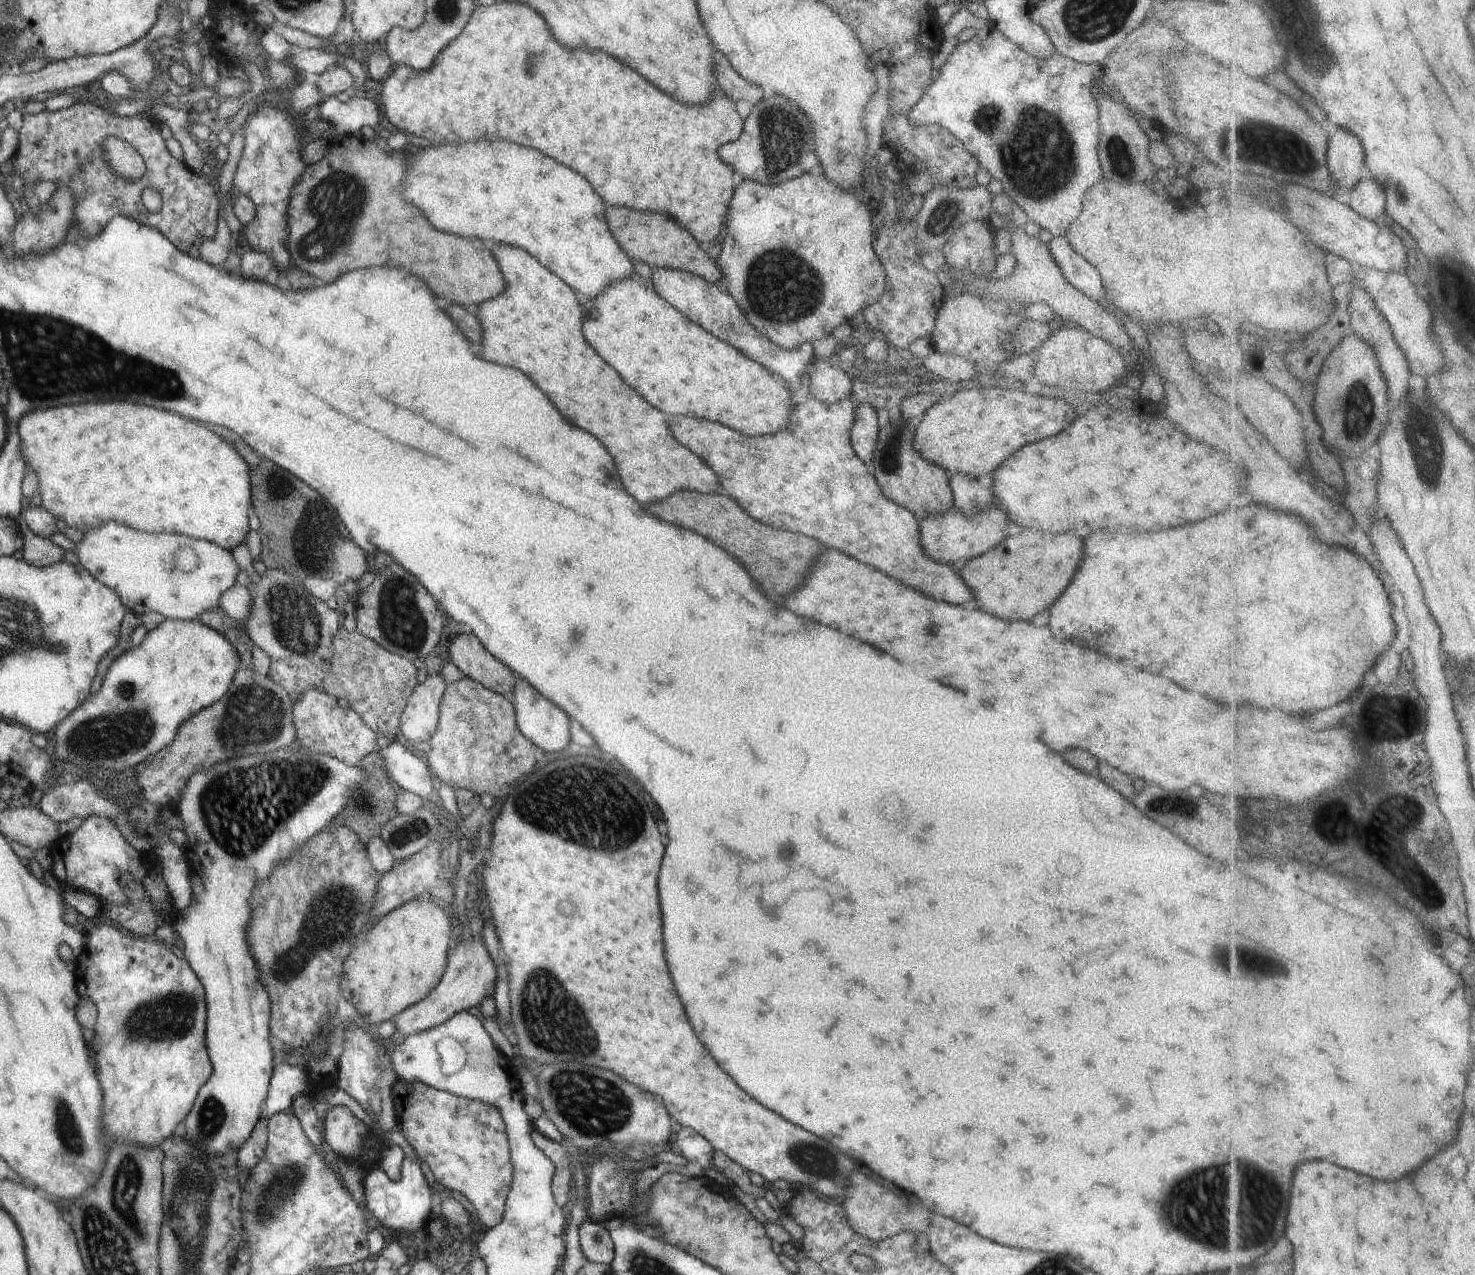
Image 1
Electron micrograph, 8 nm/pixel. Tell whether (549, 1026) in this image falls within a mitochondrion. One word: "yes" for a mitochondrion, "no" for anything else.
yes

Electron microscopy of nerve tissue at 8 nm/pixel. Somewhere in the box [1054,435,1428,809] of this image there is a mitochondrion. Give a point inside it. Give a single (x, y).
(1384, 720)

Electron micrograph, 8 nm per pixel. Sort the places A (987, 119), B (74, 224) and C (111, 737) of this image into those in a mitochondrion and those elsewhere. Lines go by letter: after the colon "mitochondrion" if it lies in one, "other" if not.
A: mitochondrion
B: other
C: mitochondrion

